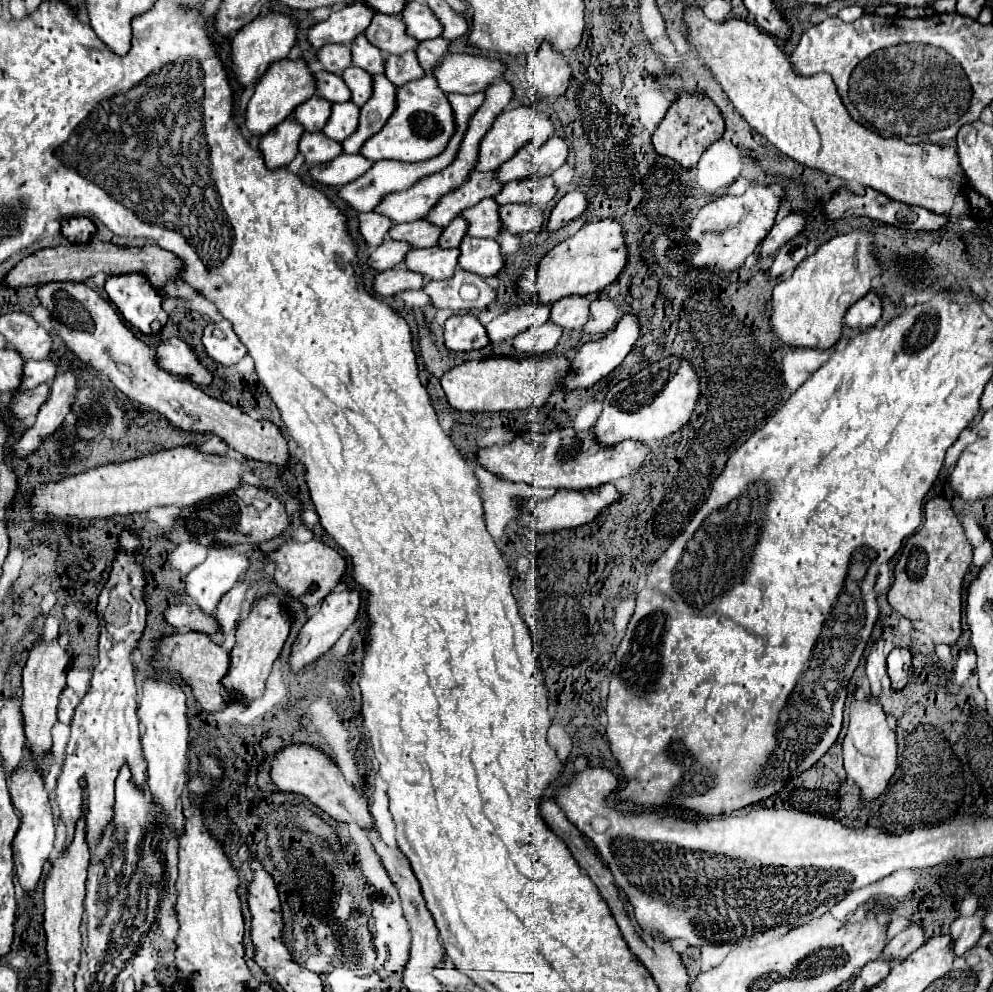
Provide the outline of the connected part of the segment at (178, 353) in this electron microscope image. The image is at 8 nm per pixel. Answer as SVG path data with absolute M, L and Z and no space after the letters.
M180 338L162 340L156 348L156 364L168 374L190 380L192 384L212 384L212 374L198 362L192 348Z

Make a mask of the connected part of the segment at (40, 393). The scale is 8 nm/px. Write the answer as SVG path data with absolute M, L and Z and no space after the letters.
M40 384L32 390L26 390L26 392L18 392L10 398L8 410L10 410L14 420L24 420L28 416L38 414L38 408L46 400L46 396L48 396L48 386L46 384Z

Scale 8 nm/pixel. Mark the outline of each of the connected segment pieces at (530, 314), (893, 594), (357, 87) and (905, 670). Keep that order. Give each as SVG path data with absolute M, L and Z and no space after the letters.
M523 303L518 308L494 318L490 324L486 324L490 342L498 344L498 342L514 338L516 334L520 334L532 326L534 328L542 326L550 317L551 307L552 304Z
M932 498L924 508L922 528L918 528L912 536L908 536L906 544L902 546L900 560L894 568L896 580L888 592L888 602L896 612L900 612L904 618L908 618L916 630L926 634L934 646L938 646L938 644L954 646L958 642L958 638L962 636L962 628L960 628L962 588L964 588L964 578L970 572L970 566L972 566L972 546L964 536L958 516L954 514L954 510L946 498Z
M350 66L340 76L344 78L344 84L348 86L348 90L352 94L350 100L354 104L362 106L372 96L372 76L366 70L360 70L356 66Z
M894 648L888 654L888 676L892 690L902 690L912 676L912 654L906 648Z

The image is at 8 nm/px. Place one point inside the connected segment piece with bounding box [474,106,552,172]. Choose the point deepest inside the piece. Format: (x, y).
(514, 127)

